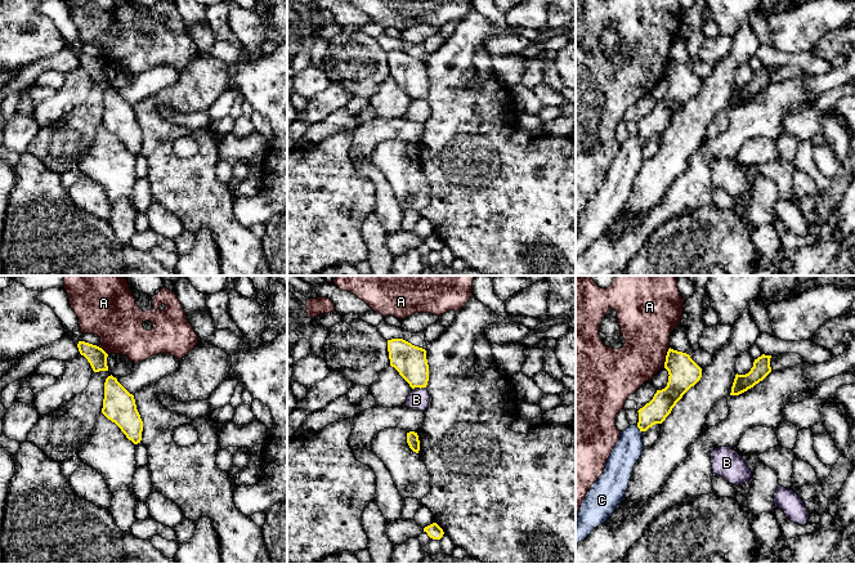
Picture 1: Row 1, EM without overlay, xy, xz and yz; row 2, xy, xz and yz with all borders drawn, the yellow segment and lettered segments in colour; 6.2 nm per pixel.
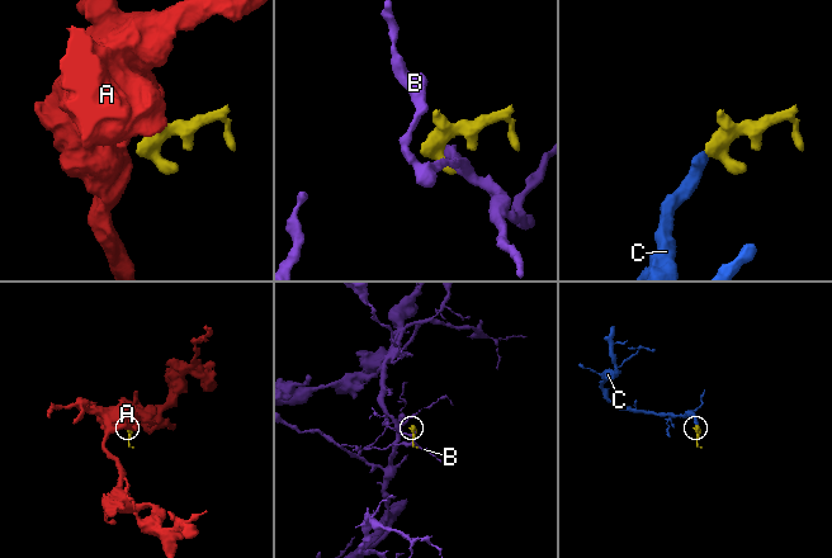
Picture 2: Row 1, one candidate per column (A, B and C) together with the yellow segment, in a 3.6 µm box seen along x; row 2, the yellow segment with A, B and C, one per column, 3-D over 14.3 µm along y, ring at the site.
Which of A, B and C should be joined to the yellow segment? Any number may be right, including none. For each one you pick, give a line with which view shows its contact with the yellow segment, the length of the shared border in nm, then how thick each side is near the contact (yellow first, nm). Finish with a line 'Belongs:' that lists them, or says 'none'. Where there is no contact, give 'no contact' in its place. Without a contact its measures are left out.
C: meets yellow in yz; contact 60 nm long; 150 nm thick on the yellow side, 170 nm on the other
Belongs: C

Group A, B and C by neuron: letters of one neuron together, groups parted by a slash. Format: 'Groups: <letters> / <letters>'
Groups: A / B / C

